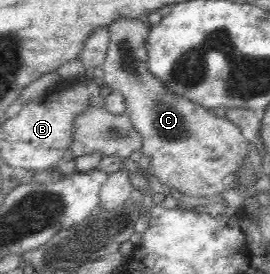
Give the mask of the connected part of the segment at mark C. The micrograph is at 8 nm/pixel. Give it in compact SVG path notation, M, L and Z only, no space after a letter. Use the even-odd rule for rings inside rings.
M117 18L108 26L110 32L110 43L107 56L105 57L102 69L105 72L103 83L112 90L118 90L124 96L125 108L130 112L132 125L142 136L142 154L151 156L149 170L157 177L159 182L175 192L195 197L219 196L223 190L235 188L235 170L245 160L247 154L247 141L241 135L241 129L227 121L225 117L218 118L213 109L204 109L189 99L177 97L167 91L164 83L160 82L150 74L147 69L147 51L145 40L149 34L149 25L144 19Z

